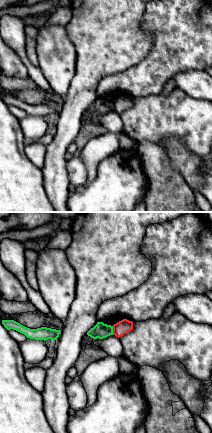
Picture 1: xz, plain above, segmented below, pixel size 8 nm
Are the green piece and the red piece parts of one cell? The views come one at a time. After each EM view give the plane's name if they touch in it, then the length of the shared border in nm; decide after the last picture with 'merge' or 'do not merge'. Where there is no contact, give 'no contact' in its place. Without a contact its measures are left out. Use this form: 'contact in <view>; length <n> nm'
contact in xz; length 70 nm

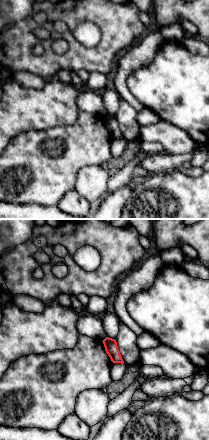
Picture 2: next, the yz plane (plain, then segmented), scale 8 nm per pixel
no contact

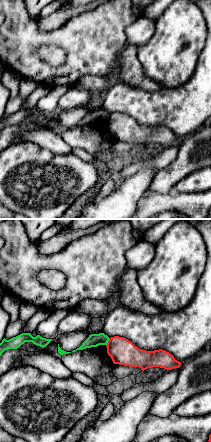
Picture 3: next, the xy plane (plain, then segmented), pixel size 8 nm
contact in xy; length 70 nm

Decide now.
do not merge

